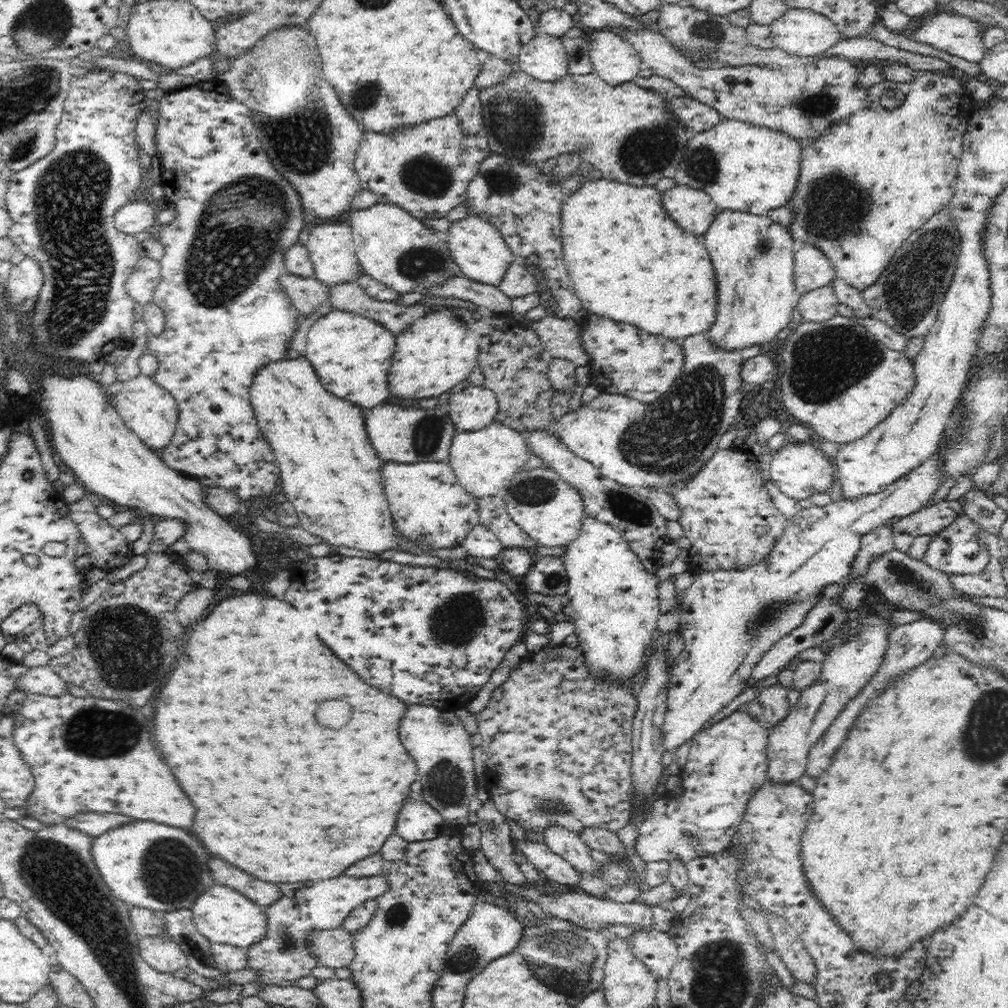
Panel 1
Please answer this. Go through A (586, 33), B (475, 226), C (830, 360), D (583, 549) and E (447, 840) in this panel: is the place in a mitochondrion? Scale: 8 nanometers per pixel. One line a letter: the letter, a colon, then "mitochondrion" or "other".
A: other
B: other
C: mitochondrion
D: other
E: other

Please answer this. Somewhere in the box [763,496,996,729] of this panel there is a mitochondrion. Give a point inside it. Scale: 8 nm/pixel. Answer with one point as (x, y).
(971, 623)

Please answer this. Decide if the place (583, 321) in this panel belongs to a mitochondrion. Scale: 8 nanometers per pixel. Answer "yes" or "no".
no

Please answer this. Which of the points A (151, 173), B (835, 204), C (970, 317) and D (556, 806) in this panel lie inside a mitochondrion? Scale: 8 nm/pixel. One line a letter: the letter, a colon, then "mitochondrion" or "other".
A: other
B: mitochondrion
C: other
D: mitochondrion

